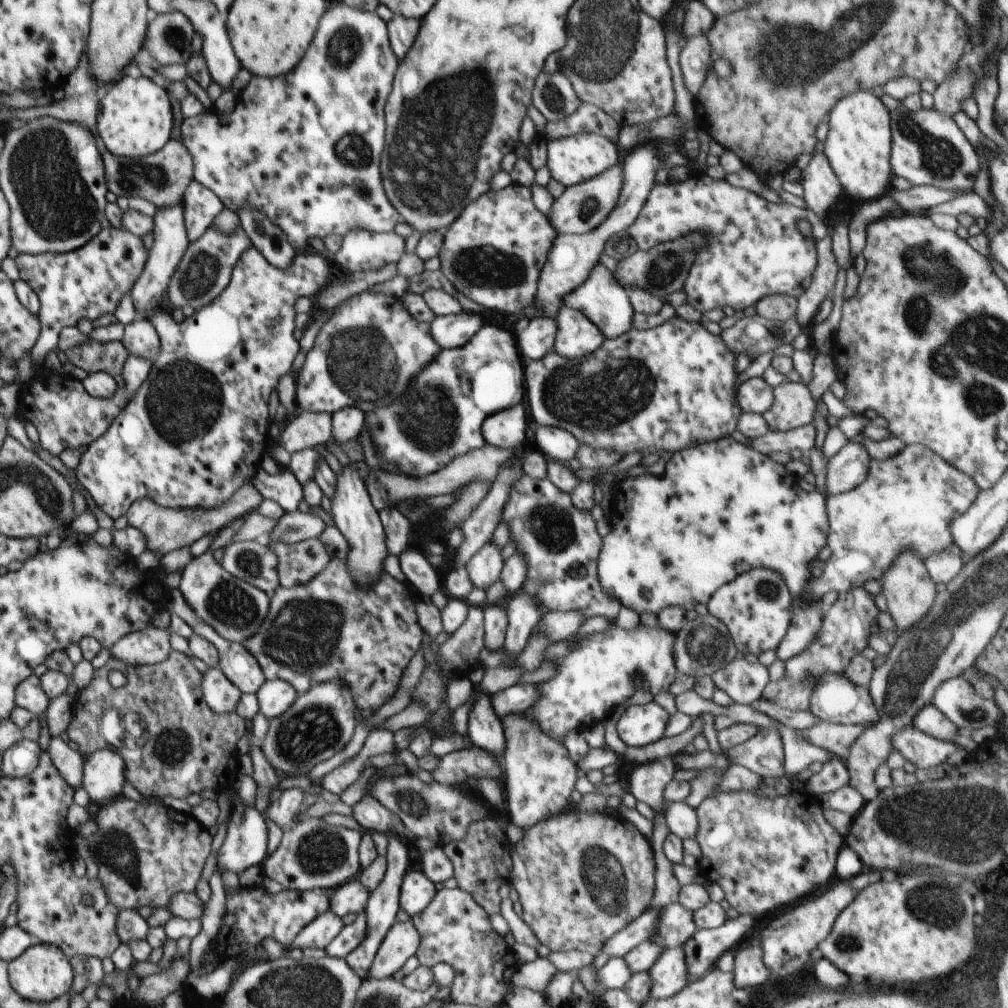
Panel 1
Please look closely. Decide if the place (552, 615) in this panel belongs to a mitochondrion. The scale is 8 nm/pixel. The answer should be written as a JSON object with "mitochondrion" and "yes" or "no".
{"mitochondrion":"no"}

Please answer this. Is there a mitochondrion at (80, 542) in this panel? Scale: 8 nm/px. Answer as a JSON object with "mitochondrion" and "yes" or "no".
{"mitochondrion":"no"}

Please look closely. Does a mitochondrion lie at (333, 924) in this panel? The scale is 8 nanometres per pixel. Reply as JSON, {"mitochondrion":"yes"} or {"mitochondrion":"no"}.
{"mitochondrion":"no"}

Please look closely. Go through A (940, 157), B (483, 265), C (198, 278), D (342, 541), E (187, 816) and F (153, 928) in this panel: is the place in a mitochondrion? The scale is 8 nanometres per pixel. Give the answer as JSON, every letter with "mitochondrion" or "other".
{"A":"mitochondrion","B":"mitochondrion","C":"mitochondrion","D":"other","E":"other","F":"other"}

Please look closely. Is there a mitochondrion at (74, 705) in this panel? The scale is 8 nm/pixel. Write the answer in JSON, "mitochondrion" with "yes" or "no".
{"mitochondrion":"no"}

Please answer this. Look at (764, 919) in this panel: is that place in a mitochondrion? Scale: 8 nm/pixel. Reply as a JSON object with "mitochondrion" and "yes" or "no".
{"mitochondrion":"no"}

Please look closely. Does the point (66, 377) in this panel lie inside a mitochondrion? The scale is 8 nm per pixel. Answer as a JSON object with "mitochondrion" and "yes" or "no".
{"mitochondrion":"no"}

